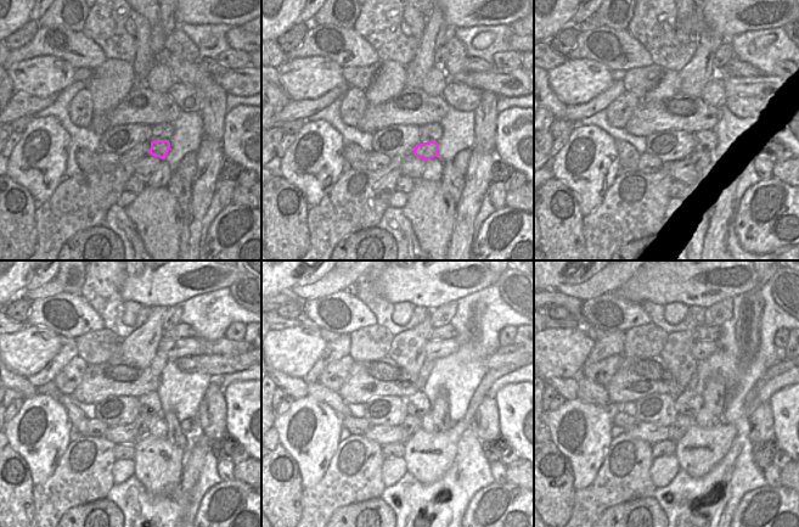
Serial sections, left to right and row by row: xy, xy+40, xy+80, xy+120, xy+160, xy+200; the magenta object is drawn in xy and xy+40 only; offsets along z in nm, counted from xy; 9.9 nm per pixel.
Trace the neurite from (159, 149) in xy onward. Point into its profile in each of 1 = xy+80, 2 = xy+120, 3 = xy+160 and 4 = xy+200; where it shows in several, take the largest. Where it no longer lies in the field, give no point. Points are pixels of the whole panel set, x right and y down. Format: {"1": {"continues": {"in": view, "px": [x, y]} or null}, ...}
{"1": {"continues": {"in": "xy+80", "px": [697, 151]}}, "2": {"continues": {"in": "xy+120", "px": [141, 424]}}, "3": {"continues": {"in": "xy+160", "px": [411, 424]}}, "4": {"continues": {"in": "xy+200", "px": [681, 424]}}}

